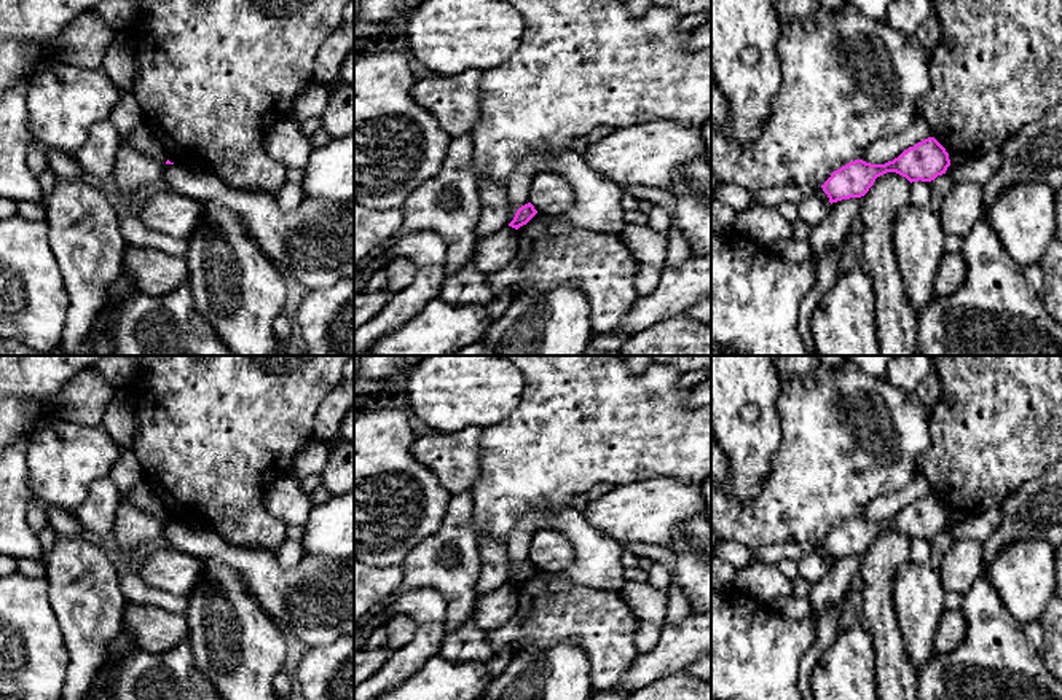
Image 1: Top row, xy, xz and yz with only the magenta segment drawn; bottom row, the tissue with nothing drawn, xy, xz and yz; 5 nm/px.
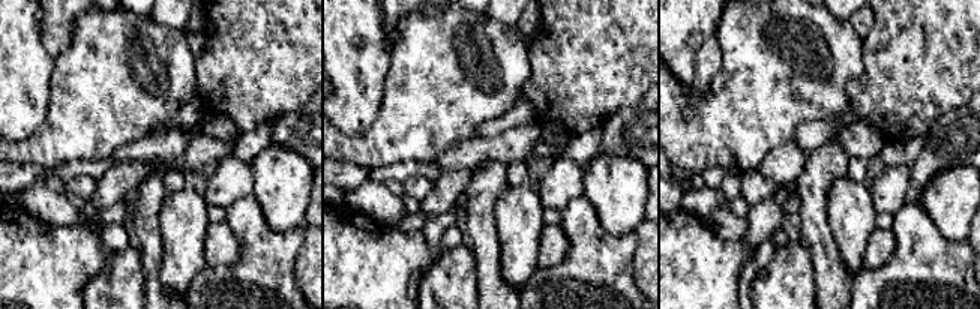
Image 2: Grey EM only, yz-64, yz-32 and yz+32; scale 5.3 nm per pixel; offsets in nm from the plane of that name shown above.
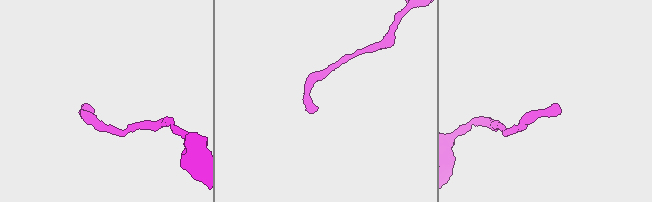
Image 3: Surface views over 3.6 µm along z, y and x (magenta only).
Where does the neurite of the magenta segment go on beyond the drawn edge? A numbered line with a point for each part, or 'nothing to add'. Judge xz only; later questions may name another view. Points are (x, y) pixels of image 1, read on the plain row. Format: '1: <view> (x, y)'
nothing to add

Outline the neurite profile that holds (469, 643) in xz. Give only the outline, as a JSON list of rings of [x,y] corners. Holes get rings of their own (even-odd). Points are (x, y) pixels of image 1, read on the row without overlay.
[[[474,609],[472,615],[456,631],[443,638],[439,654],[454,663],[486,663],[494,655],[488,635],[488,630],[478,627]]]

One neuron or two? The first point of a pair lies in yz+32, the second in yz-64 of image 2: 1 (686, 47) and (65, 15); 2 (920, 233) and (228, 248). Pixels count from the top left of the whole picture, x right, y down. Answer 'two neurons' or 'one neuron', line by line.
1: two neurons
2: two neurons

